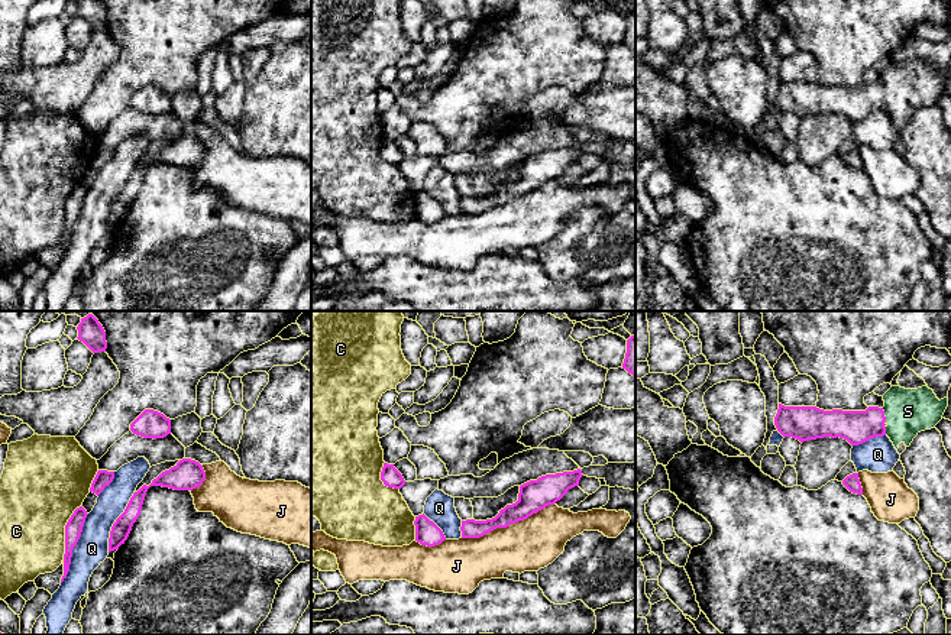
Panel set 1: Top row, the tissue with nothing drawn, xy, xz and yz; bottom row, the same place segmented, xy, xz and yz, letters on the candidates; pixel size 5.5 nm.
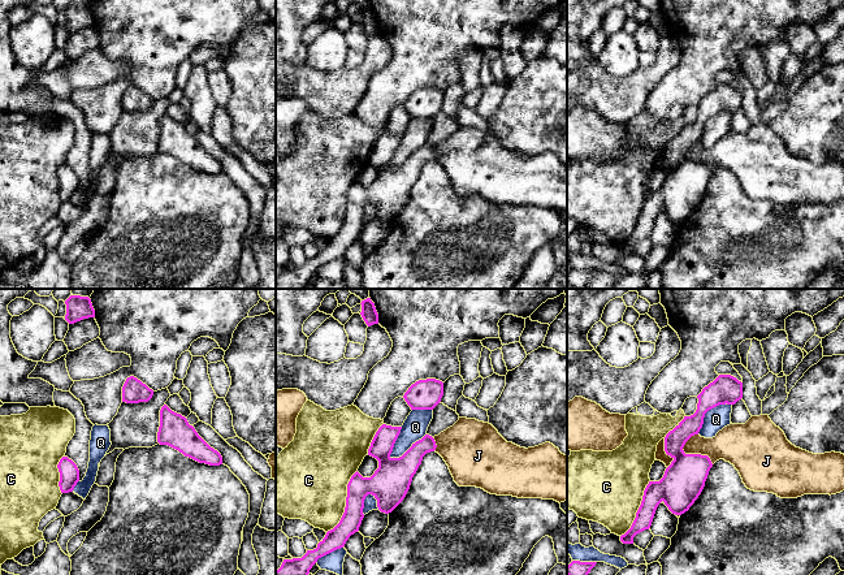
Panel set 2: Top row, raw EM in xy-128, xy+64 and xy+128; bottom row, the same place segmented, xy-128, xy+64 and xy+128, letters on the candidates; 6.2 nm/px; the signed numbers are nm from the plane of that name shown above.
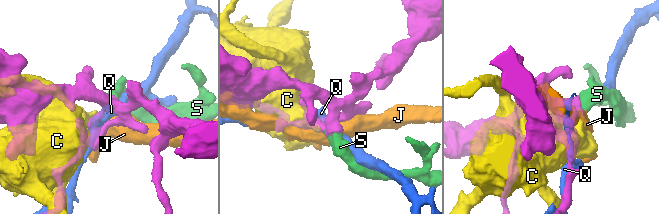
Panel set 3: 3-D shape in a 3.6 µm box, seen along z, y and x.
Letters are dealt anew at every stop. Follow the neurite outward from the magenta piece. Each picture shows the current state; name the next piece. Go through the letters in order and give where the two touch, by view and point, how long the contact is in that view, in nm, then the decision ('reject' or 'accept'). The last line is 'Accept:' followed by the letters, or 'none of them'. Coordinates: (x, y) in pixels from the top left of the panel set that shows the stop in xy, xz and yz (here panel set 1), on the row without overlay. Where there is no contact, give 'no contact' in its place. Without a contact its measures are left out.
C: xy (65, 209) | 320 nm | reject
J: xz (508, 201) | 550 nm | reject
Q: xy (73, 224) | 420 nm | reject
S: yz (883, 91) | 80 nm | accept
Accept: S

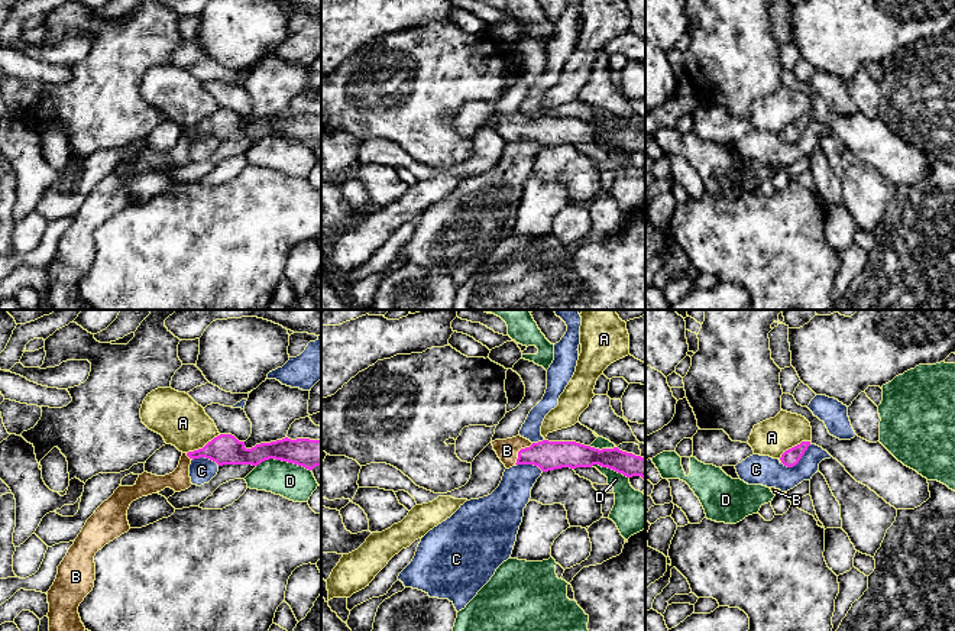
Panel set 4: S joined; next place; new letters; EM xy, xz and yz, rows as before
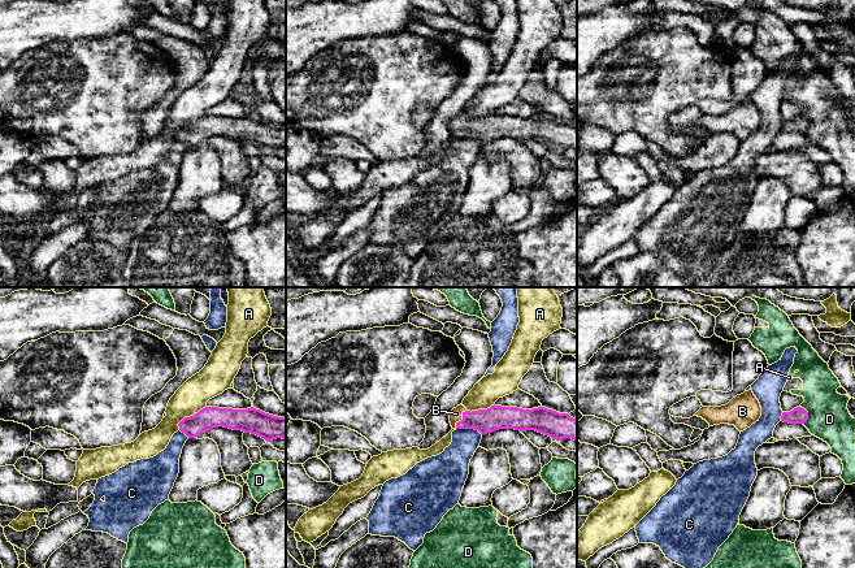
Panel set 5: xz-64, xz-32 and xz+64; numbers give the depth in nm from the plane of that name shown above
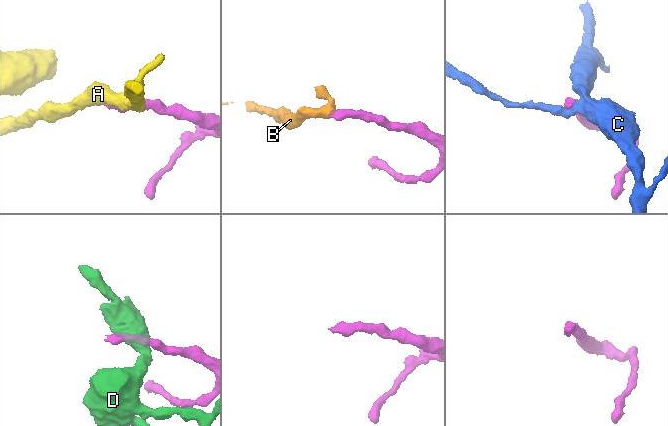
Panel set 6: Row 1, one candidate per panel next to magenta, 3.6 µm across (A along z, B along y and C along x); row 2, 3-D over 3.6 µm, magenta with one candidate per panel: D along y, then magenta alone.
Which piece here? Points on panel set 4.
A: xy (204, 122) | 220 nm | reject
B: xz (520, 126) | 160 nm | accept
C: yz (799, 135) | 200 nm | reject
D: xy (284, 136) | 300 nm | reject
Accept: B

